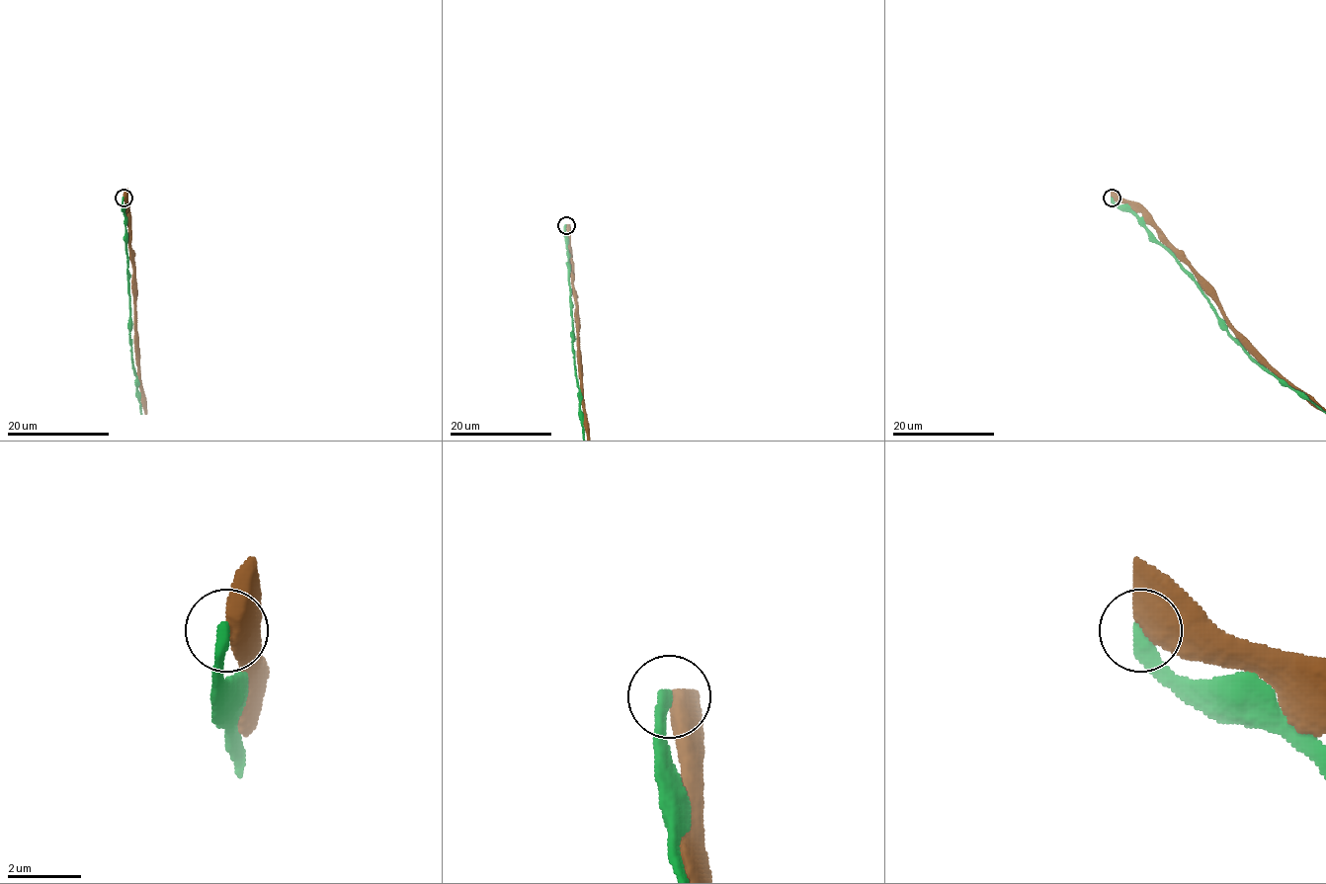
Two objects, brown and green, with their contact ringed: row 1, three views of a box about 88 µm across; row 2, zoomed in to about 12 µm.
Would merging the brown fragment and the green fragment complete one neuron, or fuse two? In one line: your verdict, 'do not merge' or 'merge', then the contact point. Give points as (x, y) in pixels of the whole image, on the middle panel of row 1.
do not merge; place (566, 225)

